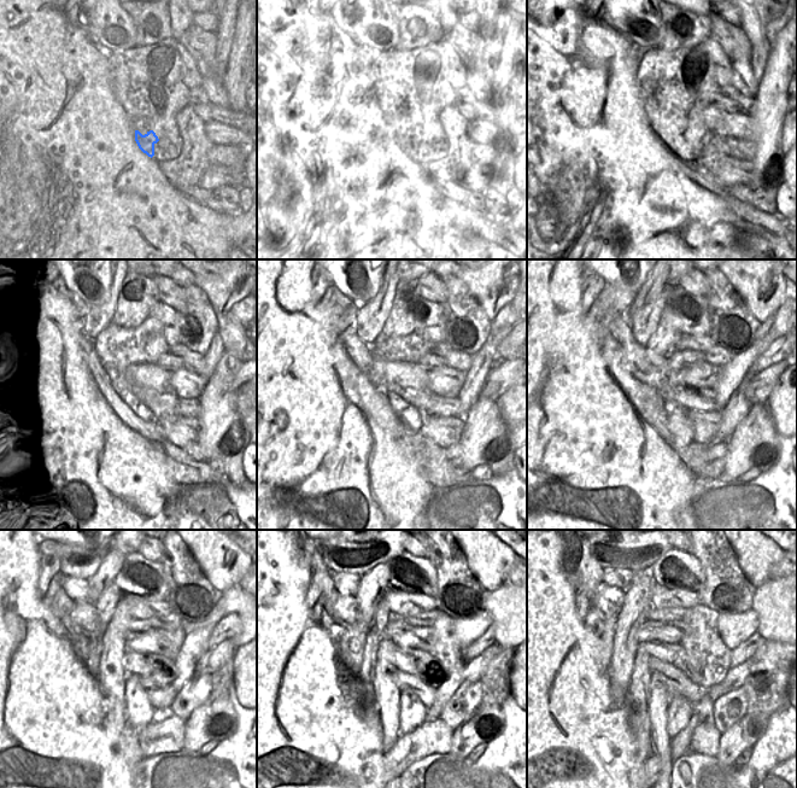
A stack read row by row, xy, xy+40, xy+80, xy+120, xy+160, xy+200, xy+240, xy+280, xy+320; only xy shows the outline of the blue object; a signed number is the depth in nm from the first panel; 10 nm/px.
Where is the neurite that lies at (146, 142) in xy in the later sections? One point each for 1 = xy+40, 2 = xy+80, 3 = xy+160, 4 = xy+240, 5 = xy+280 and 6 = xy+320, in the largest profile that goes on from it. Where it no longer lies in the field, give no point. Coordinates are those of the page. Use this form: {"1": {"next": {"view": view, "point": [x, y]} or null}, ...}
{"1": {"next": {"view": "xy+40", "point": [414, 144]}}, "2": {"next": {"view": "xy+80", "point": [674, 140]}}, "3": {"next": {"view": "xy+160", "point": [359, 352]}}, "4": {"next": {"view": "xy+240", "point": [76, 588]}}, "5": {"next": {"view": "xy+280", "point": [346, 584]}}, "6": {"next": {"view": "xy+320", "point": [620, 578]}}}

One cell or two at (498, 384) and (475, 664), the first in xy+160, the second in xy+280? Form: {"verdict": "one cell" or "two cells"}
{"verdict": "one cell"}

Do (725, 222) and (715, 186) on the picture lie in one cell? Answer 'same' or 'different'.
different

